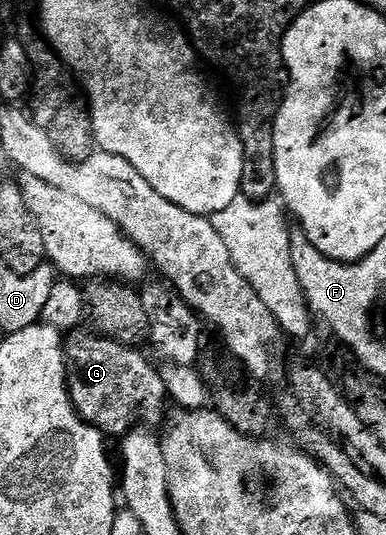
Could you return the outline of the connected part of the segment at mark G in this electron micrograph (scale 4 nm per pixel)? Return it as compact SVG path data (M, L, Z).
M76 330L71 333L64 341L64 365L66 366L66 378L68 379L68 393L72 399L72 405L76 408L76 413L82 417L84 423L94 426L99 432L103 432L105 437L112 438L112 436L117 436L117 438L123 438L128 435L129 432L133 431L137 427L136 419L139 418L140 412L144 415L145 425L156 426L160 419L164 416L164 407L170 404L170 397L167 392L166 383L164 383L161 376L161 369L159 367L152 365L146 357L143 356L143 351L137 350L135 348L128 348L125 344L120 344L117 340L110 340L106 336L101 336L95 331L89 330L89 332L84 332L85 330Z

